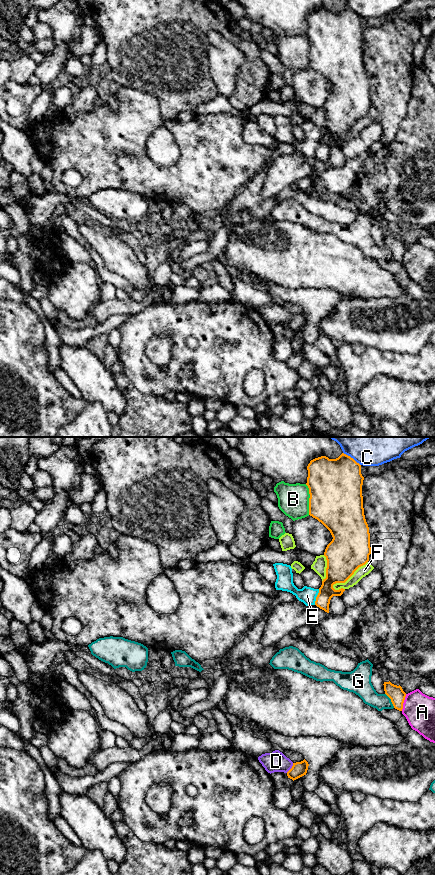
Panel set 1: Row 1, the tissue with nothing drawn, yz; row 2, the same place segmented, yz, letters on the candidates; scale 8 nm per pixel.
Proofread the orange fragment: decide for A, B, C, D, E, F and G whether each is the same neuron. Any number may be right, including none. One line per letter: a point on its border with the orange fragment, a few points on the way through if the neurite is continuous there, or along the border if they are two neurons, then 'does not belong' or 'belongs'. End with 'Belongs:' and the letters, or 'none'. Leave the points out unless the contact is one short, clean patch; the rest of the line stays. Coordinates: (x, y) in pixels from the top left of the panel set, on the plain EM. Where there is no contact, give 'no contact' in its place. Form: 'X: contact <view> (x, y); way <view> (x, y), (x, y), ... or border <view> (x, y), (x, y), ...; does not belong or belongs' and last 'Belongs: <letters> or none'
A: contact yz (403, 254); does not belong
B: contact yz (309, 51); does not belong
C: contact yz (352, 10); does not belong
D: contact yz (291, 320); border yz (293, 315), (286, 324); does not belong
E: contact yz (316, 149); does not belong
F: contact yz (349, 129); does not belong
G: contact yz (391, 252); does not belong
Belongs: none

